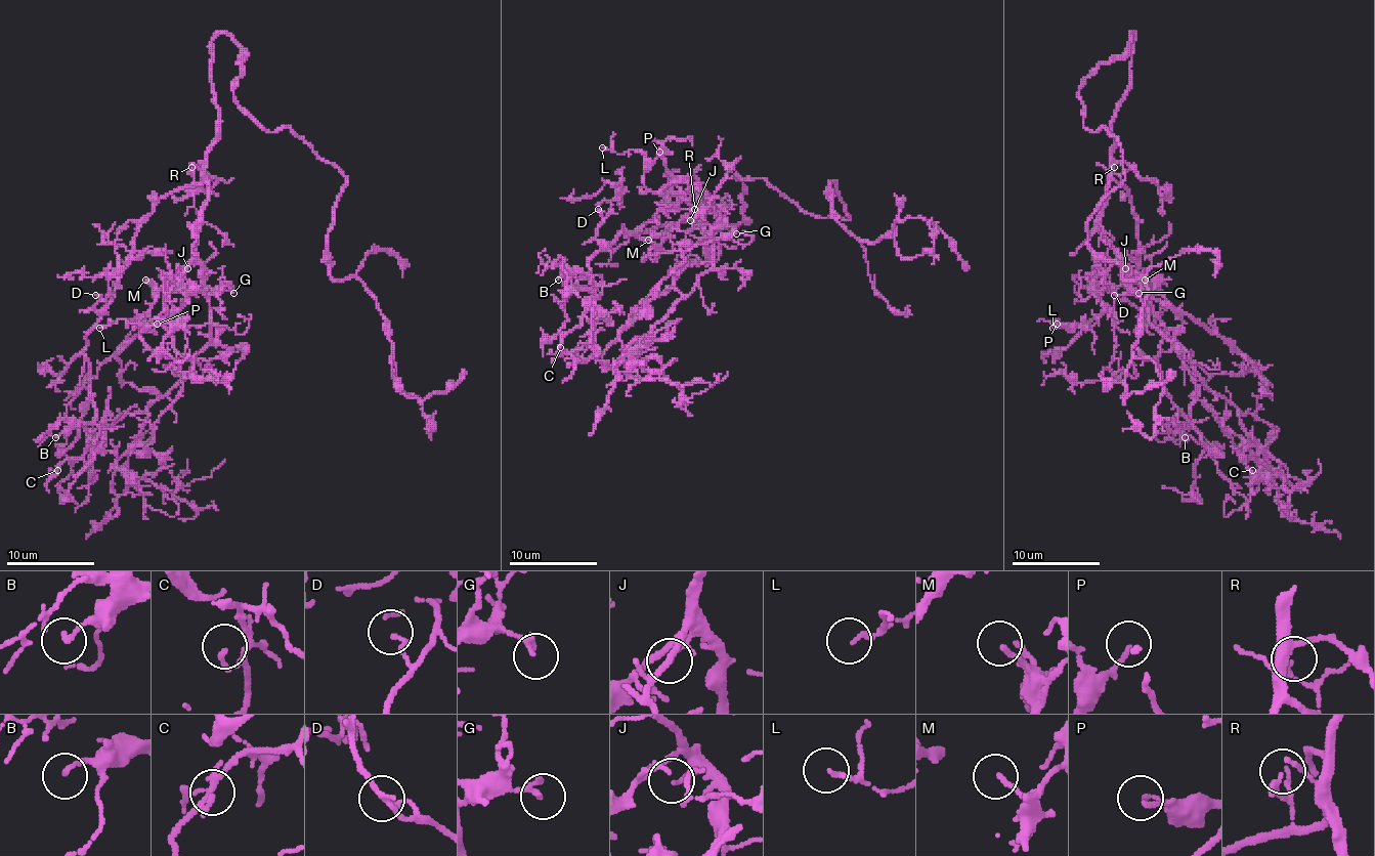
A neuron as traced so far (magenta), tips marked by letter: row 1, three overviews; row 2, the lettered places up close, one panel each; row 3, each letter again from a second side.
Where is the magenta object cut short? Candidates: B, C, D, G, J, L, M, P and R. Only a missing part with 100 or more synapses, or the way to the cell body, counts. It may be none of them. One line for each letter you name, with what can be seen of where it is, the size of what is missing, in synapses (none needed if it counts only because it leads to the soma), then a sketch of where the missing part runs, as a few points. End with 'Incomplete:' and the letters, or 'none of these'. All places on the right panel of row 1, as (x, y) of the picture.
Incomplete: none of these

